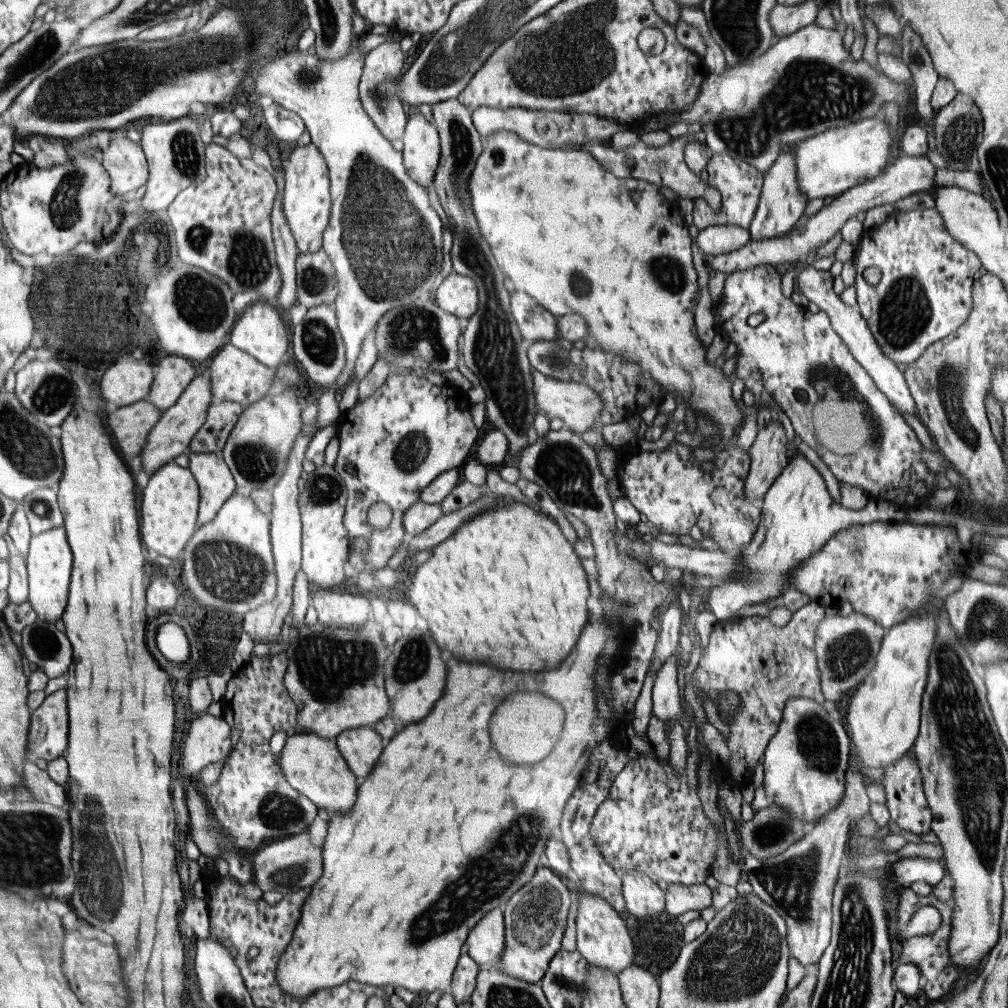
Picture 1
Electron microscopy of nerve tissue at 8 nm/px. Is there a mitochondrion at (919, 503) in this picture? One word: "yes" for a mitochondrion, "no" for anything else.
no

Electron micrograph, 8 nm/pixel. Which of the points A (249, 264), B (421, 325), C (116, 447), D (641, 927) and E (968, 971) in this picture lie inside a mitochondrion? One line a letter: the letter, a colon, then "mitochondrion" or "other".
A: mitochondrion
B: mitochondrion
C: other
D: other
E: other

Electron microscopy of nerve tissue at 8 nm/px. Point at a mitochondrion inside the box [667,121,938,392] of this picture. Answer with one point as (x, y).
(904, 312)

